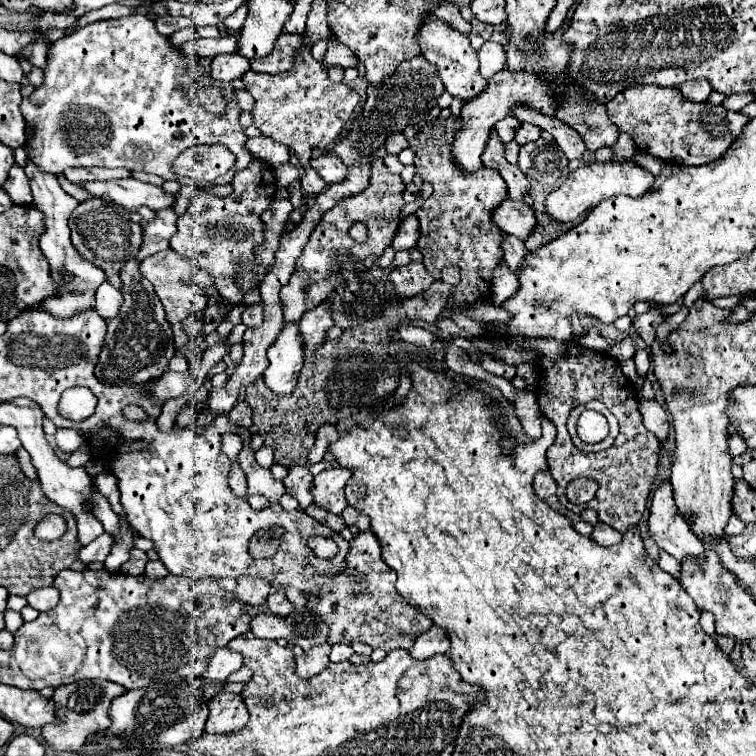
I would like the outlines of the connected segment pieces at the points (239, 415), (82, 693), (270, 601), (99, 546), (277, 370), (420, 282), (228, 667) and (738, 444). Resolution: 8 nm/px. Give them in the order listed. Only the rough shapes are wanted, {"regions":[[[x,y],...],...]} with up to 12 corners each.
{"regions":[[[237,403],[227,417],[231,423],[249,429],[251,409],[249,405]],[[101,679],[57,687],[55,721],[41,729],[55,751],[79,751],[111,727],[121,685]],[[283,591],[267,597],[267,607],[273,615],[285,617],[293,611]],[[103,533],[79,549],[83,563],[105,561],[111,535]],[[287,325],[267,351],[265,385],[287,395],[303,367],[297,325]],[[421,261],[389,273],[397,297],[415,297],[433,277]],[[221,647],[203,677],[225,681],[243,667],[243,655]],[[739,433],[729,437],[731,455],[747,451],[747,443]]]}

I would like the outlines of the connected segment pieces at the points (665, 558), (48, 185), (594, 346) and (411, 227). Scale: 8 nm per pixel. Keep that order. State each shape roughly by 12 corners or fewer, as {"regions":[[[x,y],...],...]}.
{"regions":[[[659,551],[659,567],[677,577],[679,561],[667,551]],[[27,157],[33,203],[45,213],[41,251],[61,283],[37,305],[73,317],[95,303],[103,269],[83,259],[67,221],[79,201]],[[597,328],[575,343],[599,353],[608,354],[610,346]],[[409,215],[399,227],[393,247],[413,249],[419,239],[419,221]]]}

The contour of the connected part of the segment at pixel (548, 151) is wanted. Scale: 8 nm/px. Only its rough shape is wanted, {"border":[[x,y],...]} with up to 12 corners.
{"border":[[555,143],[521,145],[521,171],[547,191],[569,159]]}

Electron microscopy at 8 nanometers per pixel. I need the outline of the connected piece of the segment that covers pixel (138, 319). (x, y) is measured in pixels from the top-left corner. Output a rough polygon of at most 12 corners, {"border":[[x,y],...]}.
{"border":[[131,257],[95,377],[135,385],[165,373],[171,325]]}

